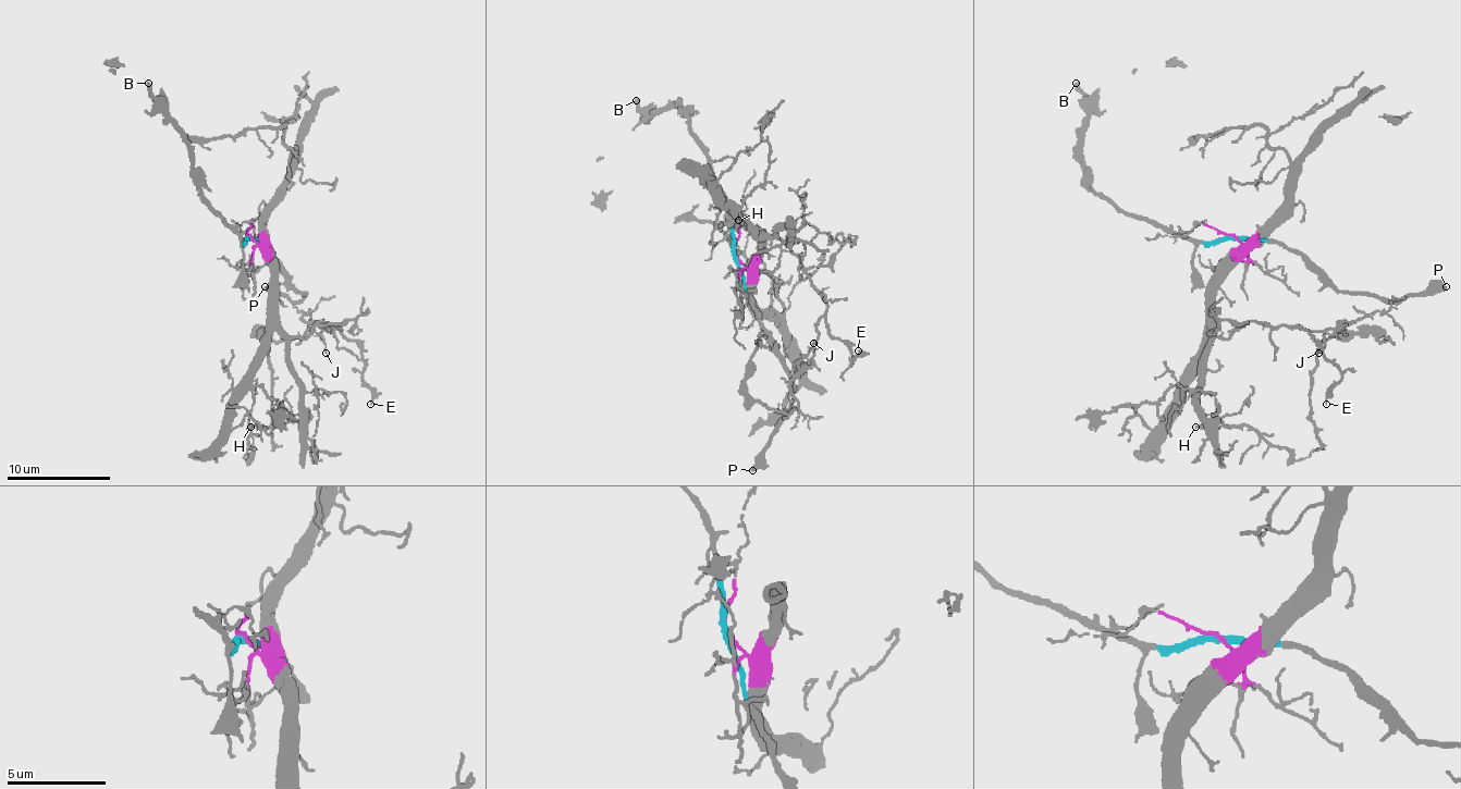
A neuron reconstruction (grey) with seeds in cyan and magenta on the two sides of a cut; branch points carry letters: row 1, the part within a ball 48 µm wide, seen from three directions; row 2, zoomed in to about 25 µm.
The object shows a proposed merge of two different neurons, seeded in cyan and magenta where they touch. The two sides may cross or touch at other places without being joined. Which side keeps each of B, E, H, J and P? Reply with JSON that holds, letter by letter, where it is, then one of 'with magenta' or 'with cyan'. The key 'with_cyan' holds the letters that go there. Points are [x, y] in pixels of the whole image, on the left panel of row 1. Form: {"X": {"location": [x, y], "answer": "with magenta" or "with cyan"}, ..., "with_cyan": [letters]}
{"B": {"location": [148, 83], "answer": "with cyan"}, "E": {"location": [370, 404], "answer": "with magenta"}, "H": {"location": [250, 427], "answer": "with magenta"}, "J": {"location": [326, 353], "answer": "with magenta"}, "P": {"location": [265, 286], "answer": "with cyan"}, "with_cyan": ["B", "P"]}

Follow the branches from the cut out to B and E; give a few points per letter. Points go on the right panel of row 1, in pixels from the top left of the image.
B: (1235, 237), (1210, 242), (1183, 239), (1119, 211), (1095, 190), (1082, 160), (1085, 95), (1075, 83)
E: (1232, 237), (1242, 250), (1214, 296), (1214, 335), (1229, 337), (1250, 322), (1299, 324), (1340, 373), (1325, 405)

